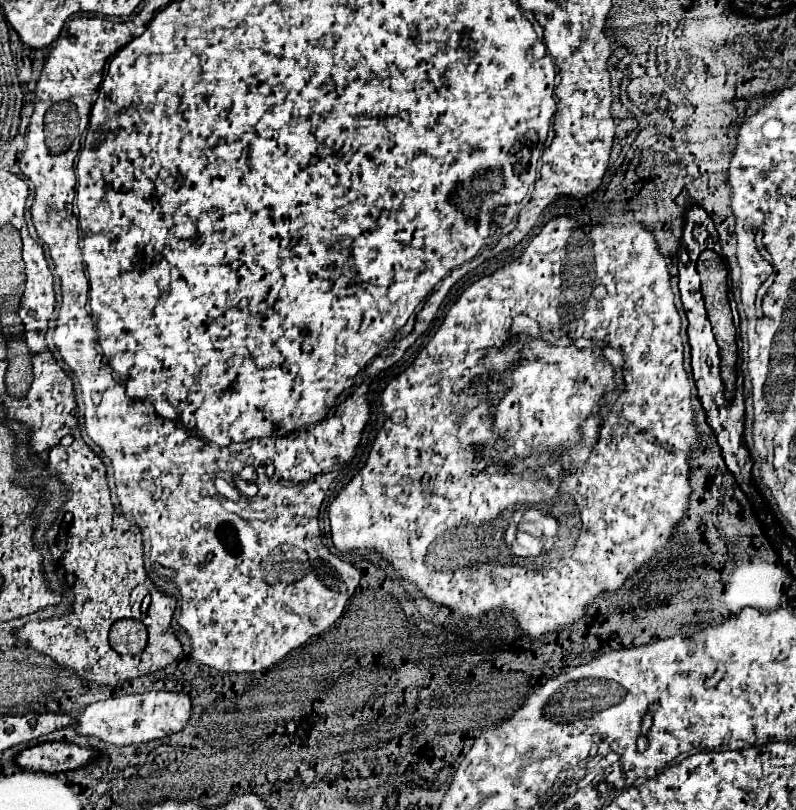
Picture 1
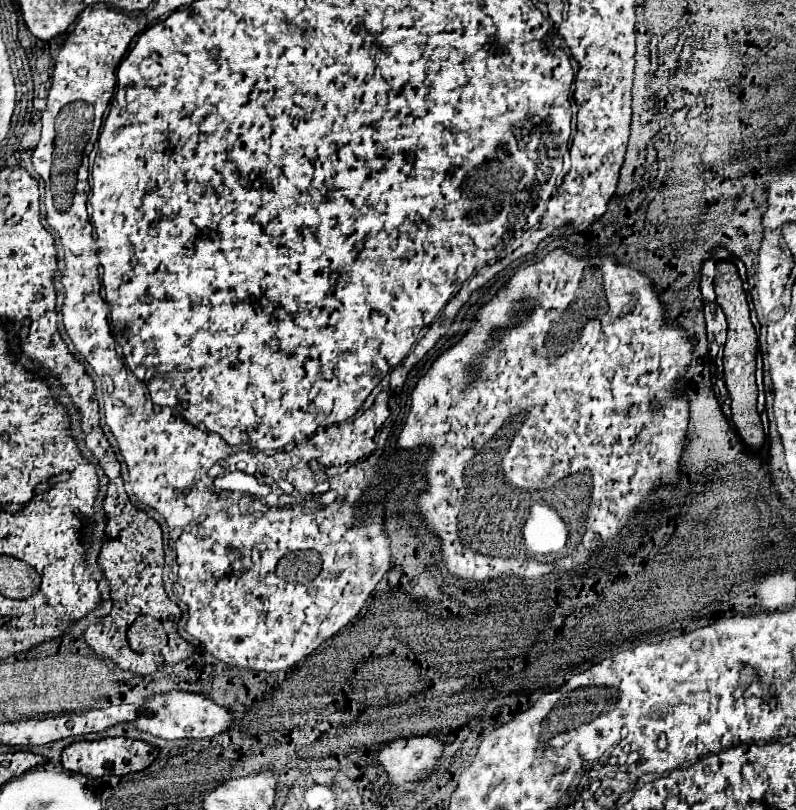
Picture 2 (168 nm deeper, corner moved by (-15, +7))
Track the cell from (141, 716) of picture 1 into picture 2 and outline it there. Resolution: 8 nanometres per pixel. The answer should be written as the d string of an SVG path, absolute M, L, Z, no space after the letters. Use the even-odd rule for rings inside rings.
M170 691L164 695L150 697L144 703L144 709L148 709L148 713L152 713L152 717L148 719L148 713L144 713L144 717L140 717L140 721L136 721L136 729L152 733L162 739L212 739L234 727L232 713L228 709L216 705L206 695Z

